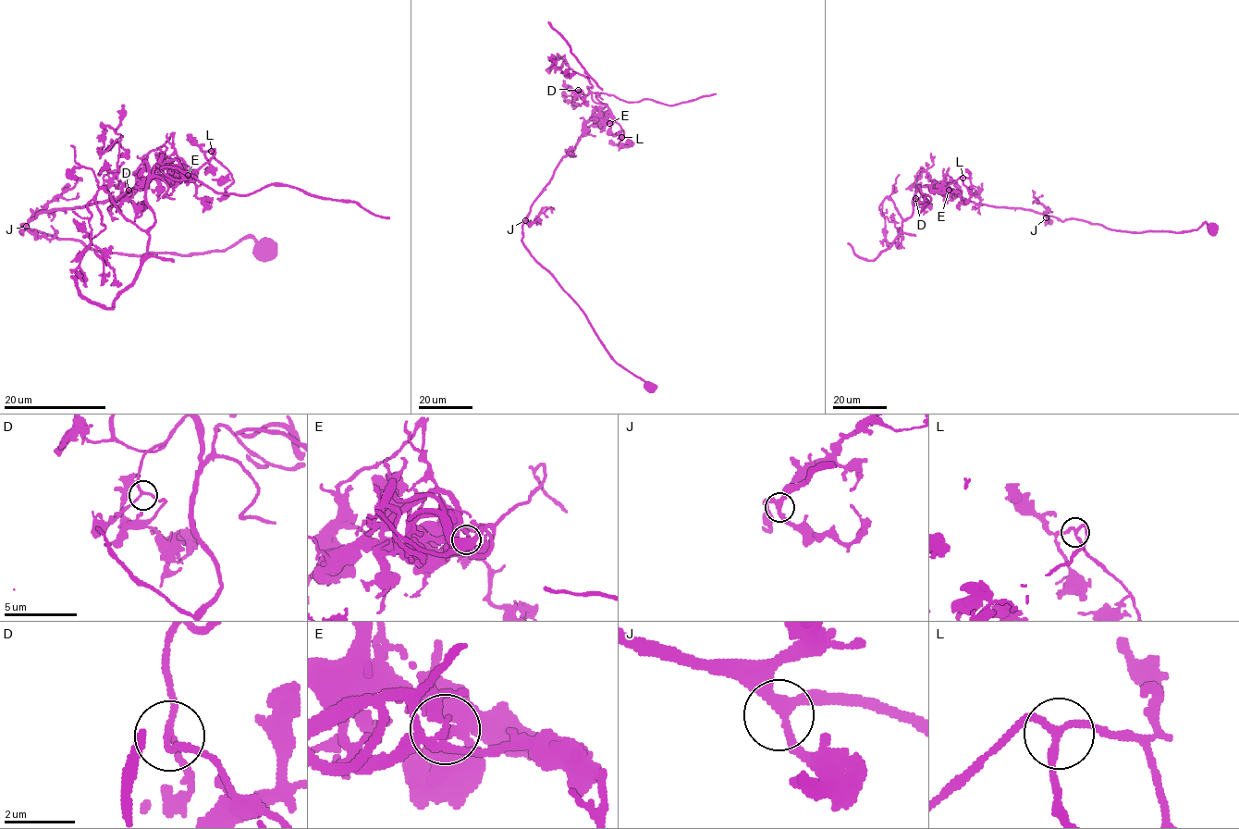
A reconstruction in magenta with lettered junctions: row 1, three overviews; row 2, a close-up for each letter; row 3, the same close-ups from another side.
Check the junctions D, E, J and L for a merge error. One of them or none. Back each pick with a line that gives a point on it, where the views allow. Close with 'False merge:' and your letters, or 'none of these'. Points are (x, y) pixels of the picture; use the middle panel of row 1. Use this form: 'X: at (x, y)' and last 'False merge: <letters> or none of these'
E: at (609, 123)
False merge: E

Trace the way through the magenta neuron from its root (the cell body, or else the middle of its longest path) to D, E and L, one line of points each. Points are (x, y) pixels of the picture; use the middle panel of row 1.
D: (649, 387), (612, 358), (582, 309), (521, 241), (531, 204), (593, 112), (607, 105), (578, 90)
E: (649, 387), (612, 358), (582, 309), (521, 241), (531, 204), (575, 146), (582, 127), (591, 117), (609, 123)
L: (649, 387), (612, 358), (582, 309), (521, 241), (531, 204), (582, 127), (591, 117), (615, 121), (621, 137)

